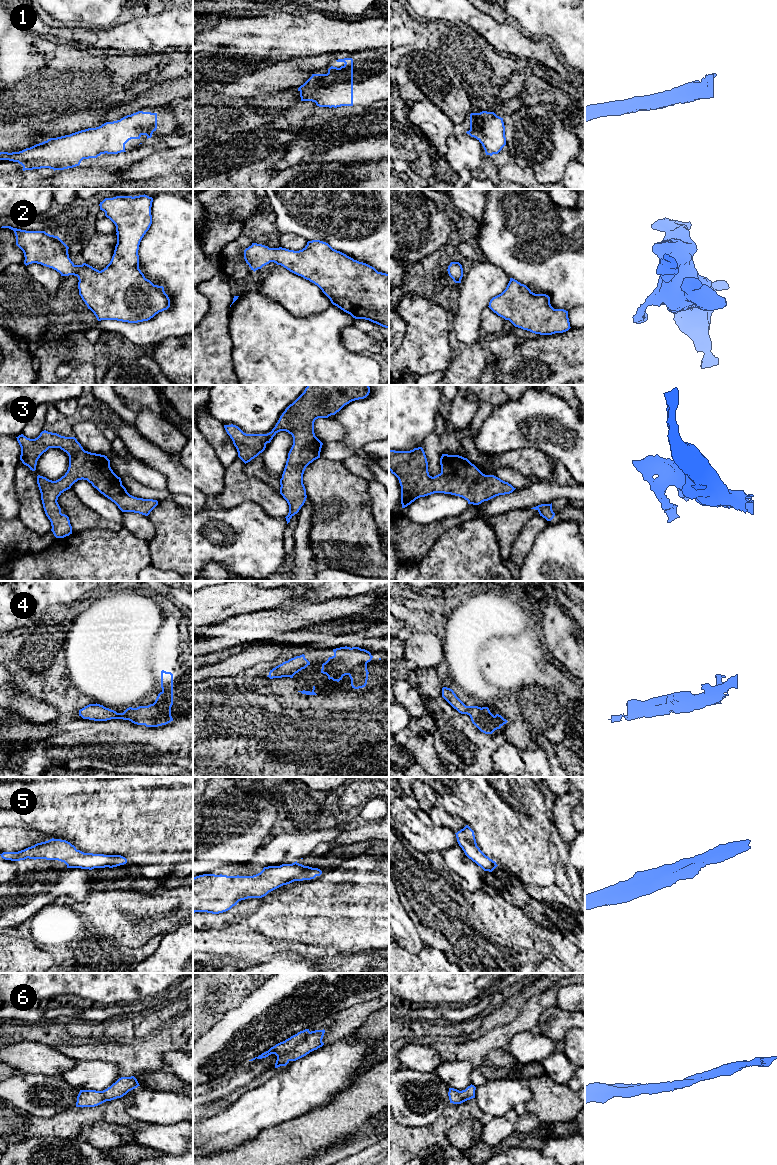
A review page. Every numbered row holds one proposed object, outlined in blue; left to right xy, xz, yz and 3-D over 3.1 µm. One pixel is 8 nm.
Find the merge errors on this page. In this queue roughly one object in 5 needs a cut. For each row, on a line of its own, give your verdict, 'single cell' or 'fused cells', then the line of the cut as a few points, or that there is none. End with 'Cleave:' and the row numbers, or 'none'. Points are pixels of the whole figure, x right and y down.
1: single cell | no cut
2: single cell | no cut
3: single cell | no cut
4: single cell | no cut
5: single cell | no cut
6: single cell | no cut
Cleave: none

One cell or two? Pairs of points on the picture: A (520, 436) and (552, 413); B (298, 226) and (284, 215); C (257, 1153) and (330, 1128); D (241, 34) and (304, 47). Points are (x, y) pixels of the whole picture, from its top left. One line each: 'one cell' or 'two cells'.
A: one cell
B: one cell
C: one cell
D: one cell

